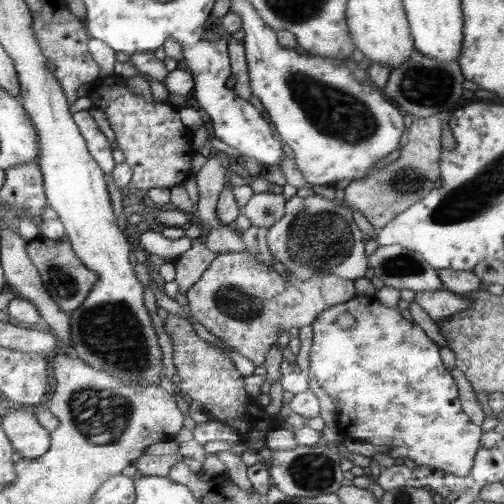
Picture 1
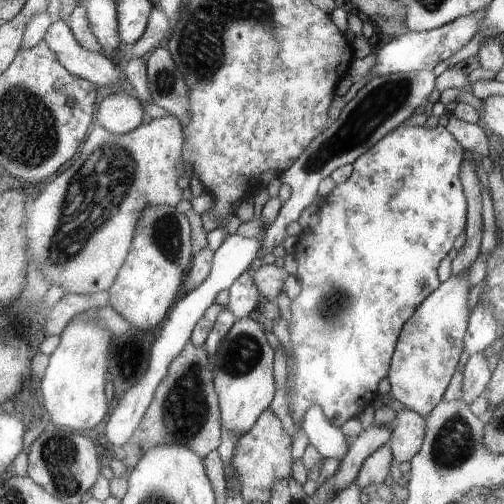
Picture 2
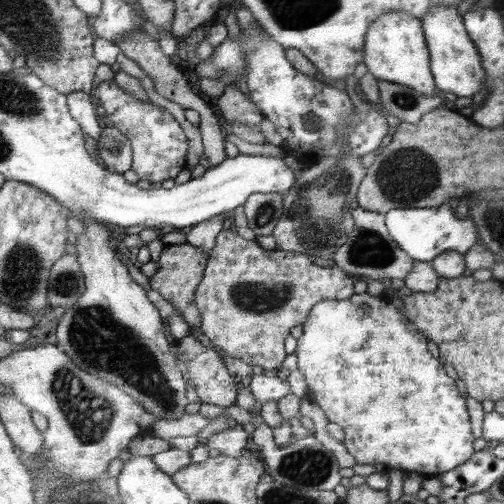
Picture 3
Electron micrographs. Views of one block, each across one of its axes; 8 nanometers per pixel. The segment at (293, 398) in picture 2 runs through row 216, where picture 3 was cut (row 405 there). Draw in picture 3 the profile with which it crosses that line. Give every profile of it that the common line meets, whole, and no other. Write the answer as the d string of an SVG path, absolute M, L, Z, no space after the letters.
M367 292L363 294L353 294L351 298L345 298L345 300L323 300L319 302L307 322L303 322L303 336L297 338L297 348L295 348L295 356L297 356L297 370L305 376L305 382L307 382L307 392L309 392L309 400L313 404L317 404L323 414L327 416L329 422L333 424L339 424L345 432L345 448L349 452L349 456L355 458L355 464L363 466L375 466L375 464L383 464L387 470L401 470L405 474L413 472L413 474L421 474L423 478L427 476L439 476L443 472L449 472L461 464L465 464L471 456L473 456L473 438L471 432L469 432L469 410L465 410L465 400L463 396L457 392L453 380L445 374L443 366L429 354L427 350L427 340L423 336L423 332L419 332L415 328L415 324L409 324L391 304L387 304L385 300L381 300L381 296L369 296Z

